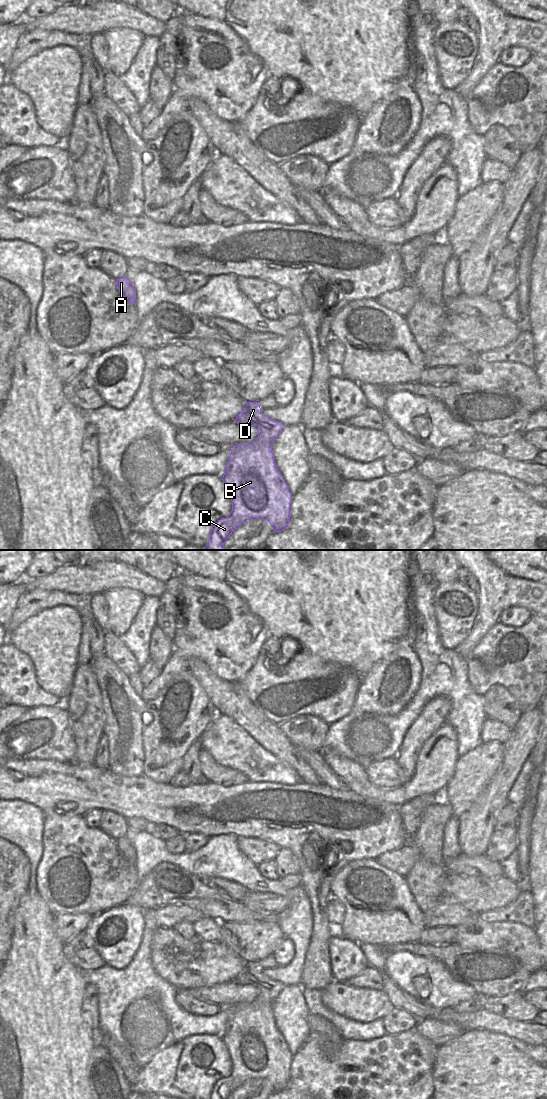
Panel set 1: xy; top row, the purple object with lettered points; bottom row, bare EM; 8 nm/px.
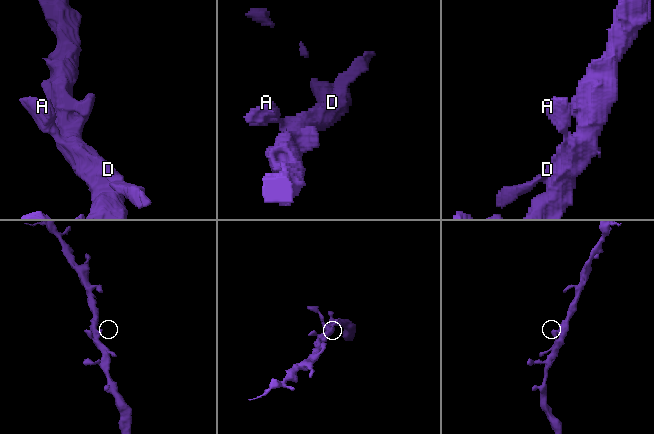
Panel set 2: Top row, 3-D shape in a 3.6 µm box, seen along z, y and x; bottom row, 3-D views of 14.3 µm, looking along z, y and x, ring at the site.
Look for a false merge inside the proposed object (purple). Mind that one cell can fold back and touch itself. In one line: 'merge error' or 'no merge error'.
no merge error

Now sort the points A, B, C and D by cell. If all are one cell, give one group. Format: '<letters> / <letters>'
A B C D

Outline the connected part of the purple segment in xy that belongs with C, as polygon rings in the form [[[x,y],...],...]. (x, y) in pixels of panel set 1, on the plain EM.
[[[246,962],[246,967],[238,974],[234,982],[253,986],[258,991],[258,997],[249,1004],[239,1004],[230,1008],[230,1019],[222,1041],[228,1049],[232,1071],[229,1076],[221,1078],[214,1084],[209,1099],[228,1099],[239,1086],[253,1078],[267,1080],[274,1092],[281,1092],[288,1087],[290,1082],[292,1055],[276,1027],[272,1013],[272,1005],[284,985],[267,978],[262,973],[258,962]]]

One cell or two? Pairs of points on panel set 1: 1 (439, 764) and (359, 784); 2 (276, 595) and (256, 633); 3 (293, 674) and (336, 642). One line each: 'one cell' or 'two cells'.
1: one cell
2: two cells
3: two cells

